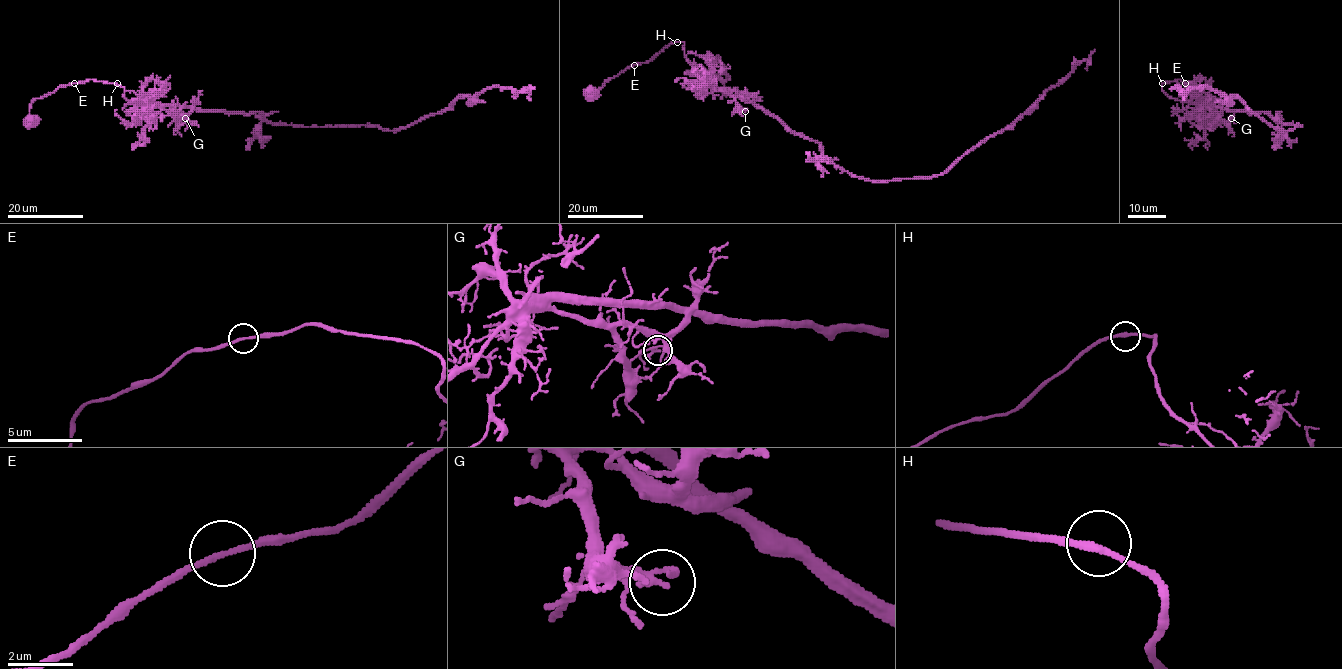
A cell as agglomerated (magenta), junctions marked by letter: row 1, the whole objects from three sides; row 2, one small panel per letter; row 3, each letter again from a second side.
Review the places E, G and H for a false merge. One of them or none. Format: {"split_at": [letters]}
{"split_at": []}

